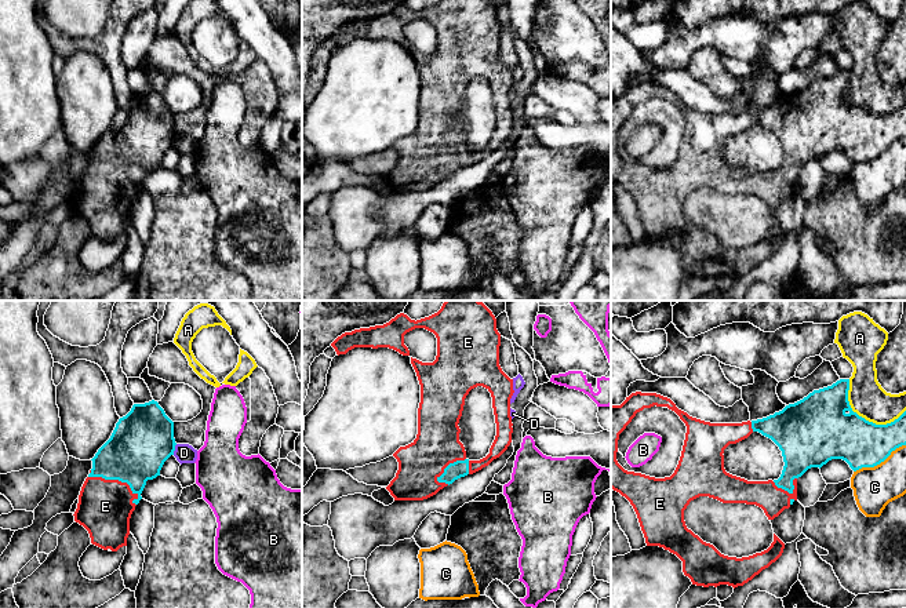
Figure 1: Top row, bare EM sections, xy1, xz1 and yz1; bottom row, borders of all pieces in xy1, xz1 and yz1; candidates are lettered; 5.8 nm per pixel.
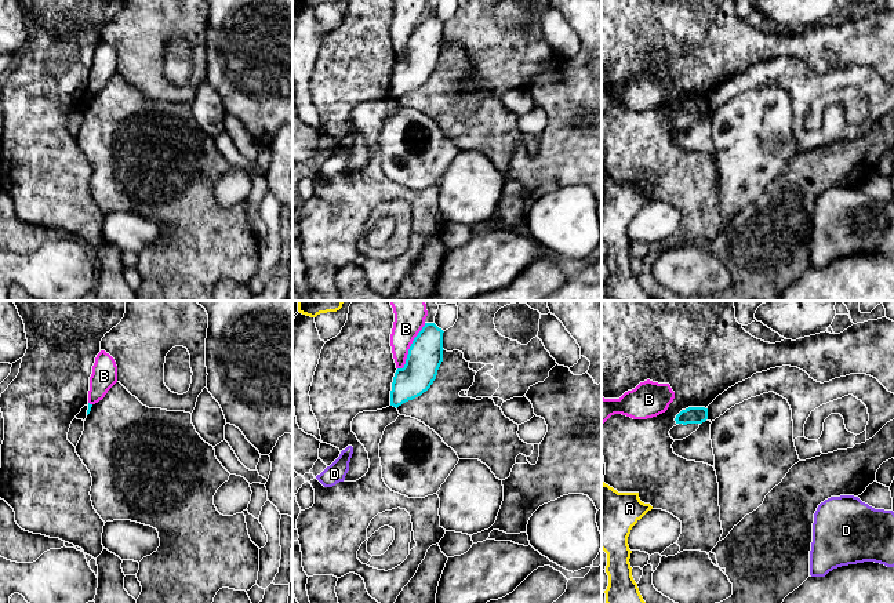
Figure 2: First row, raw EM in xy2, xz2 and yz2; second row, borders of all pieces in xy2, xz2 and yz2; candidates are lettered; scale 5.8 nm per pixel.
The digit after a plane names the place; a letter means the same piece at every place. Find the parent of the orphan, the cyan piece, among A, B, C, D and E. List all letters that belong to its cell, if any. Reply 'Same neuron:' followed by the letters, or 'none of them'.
Same neuron: E

